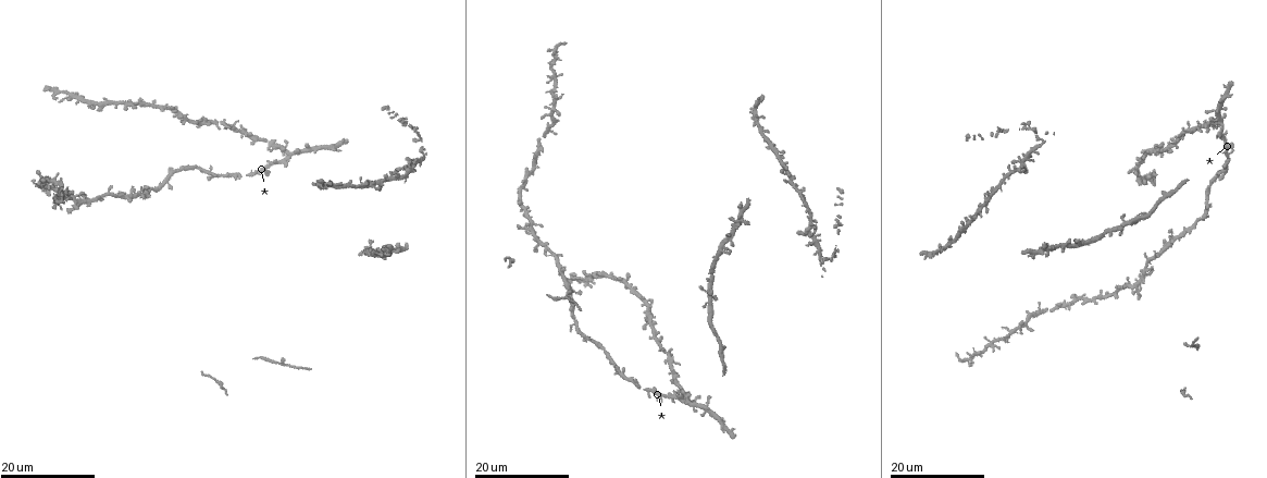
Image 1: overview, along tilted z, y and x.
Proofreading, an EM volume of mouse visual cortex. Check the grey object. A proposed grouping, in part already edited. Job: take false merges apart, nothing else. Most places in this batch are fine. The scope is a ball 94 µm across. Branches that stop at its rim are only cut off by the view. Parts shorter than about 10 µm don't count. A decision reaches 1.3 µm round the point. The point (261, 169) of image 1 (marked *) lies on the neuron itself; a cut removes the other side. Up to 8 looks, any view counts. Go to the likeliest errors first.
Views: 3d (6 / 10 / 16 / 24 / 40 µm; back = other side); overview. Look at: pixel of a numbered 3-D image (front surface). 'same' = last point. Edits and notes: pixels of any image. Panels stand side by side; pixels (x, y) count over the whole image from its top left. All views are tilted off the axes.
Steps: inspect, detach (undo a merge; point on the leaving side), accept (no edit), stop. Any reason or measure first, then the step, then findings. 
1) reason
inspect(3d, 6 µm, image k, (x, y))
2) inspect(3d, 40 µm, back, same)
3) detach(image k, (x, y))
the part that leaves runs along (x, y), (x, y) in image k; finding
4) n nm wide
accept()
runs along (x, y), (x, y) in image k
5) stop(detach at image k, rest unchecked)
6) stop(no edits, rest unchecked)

four or more arms meet
inspect(3d, 24 µm, image 1, (143, 195))

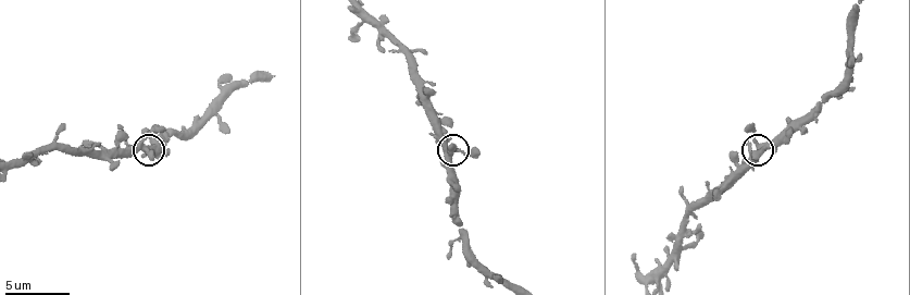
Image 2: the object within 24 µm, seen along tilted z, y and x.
closer look
inspect(3d, 10 µm, image 2, (763, 150))

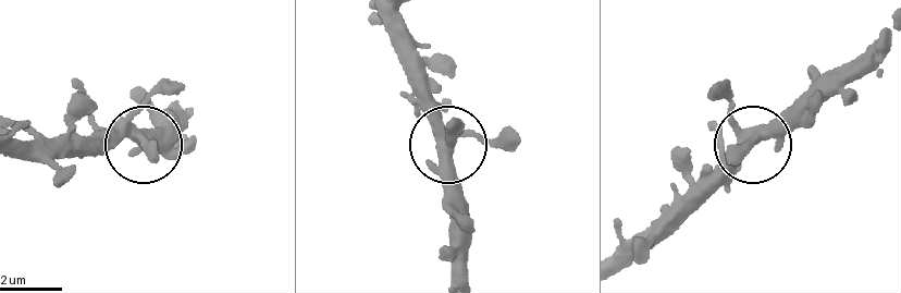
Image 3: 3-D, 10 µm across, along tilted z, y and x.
4 arms
accept()
all the same neuron

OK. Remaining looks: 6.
arms part here
inspect(3d, 24 µm, image 1, (1221, 122))

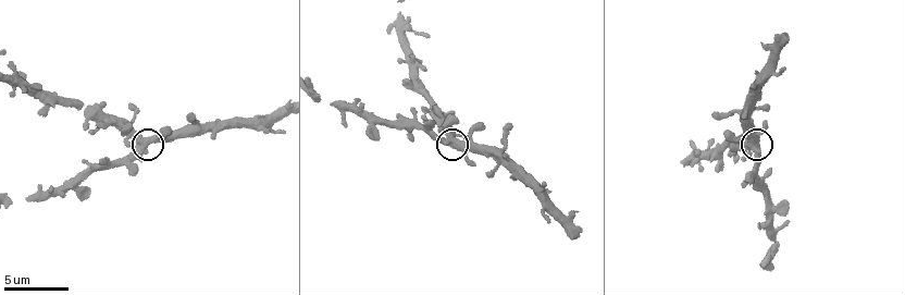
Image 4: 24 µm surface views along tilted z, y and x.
closer look
inspect(3d, 6 µm, image 4, (751, 143))

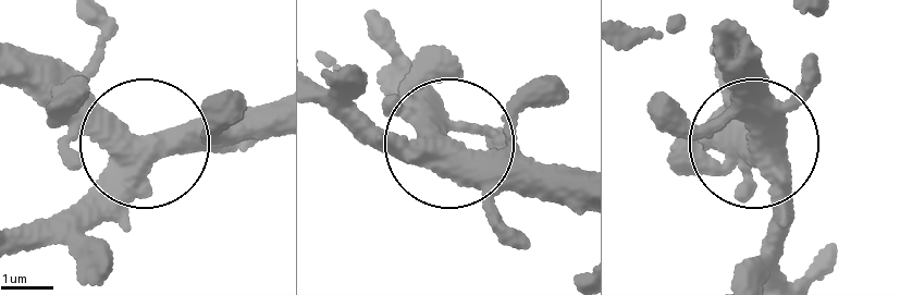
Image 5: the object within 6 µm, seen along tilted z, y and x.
inspect(3d, 6 µm, back, image 5, (148, 144))

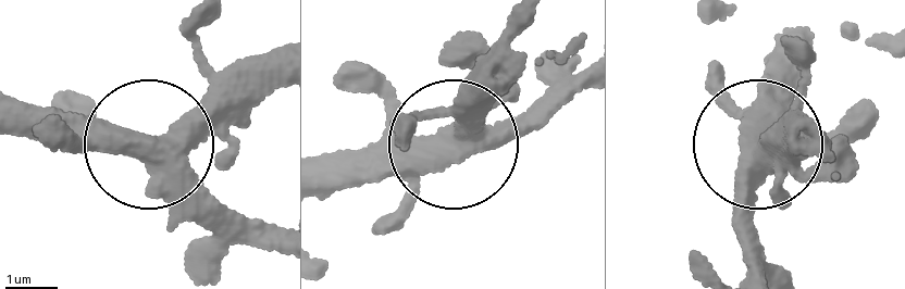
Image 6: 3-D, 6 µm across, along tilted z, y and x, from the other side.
460 nm wide
accept()
runs along (271, 240), (201, 201), (156, 153), (215, 133), (269, 92) in image 6; continuous, no second neuron

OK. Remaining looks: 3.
three-way junction
inspect(3d, 10 µm, image 2, (425, 97))

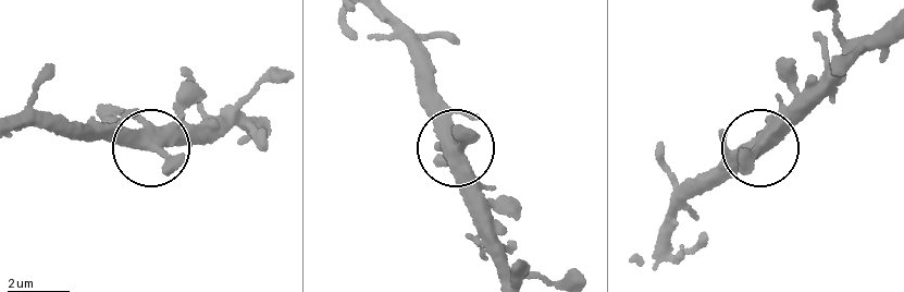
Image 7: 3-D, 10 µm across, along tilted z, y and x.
closer look
inspect(3d, 6 µm, image 7, (758, 148))

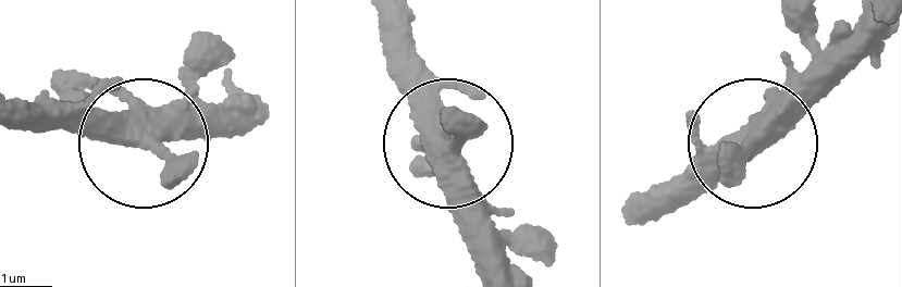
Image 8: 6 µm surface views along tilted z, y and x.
accept()
runs along (513, 266), (417, 97), (407, 13) in image 8; one neuron here

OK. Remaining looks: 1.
inspect(3d, 16 µm, image 4, (267, 132))

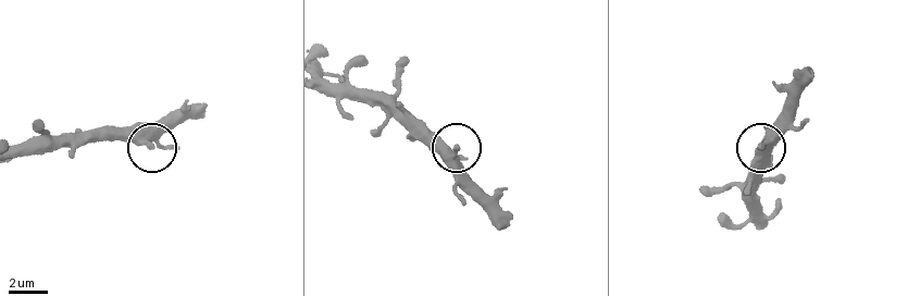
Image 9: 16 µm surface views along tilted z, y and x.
accept()
all the same neuron

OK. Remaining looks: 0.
stop(no edits, rest unchecked)

